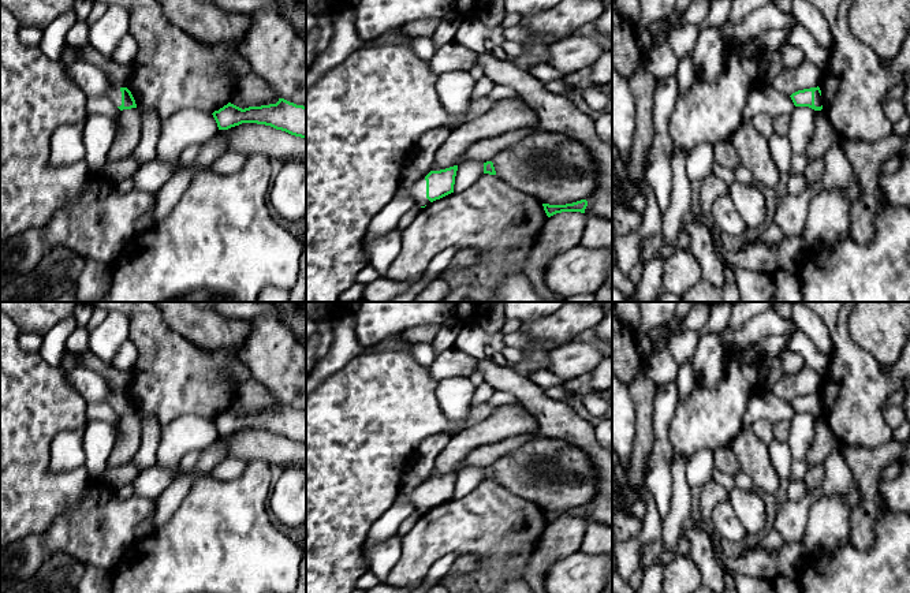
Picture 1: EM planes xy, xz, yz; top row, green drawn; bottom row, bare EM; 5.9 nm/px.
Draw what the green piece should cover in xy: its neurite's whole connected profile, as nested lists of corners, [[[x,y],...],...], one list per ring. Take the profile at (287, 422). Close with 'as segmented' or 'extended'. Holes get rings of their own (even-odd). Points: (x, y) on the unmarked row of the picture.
[[[279,404],[276,410],[245,415],[228,409],[212,421],[219,436],[228,436],[242,429],[257,429],[306,445],[306,413],[297,411],[284,404]]]; as segmented

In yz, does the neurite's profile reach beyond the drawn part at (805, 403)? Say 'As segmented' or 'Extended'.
Extended

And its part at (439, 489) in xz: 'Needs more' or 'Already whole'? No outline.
Needs more

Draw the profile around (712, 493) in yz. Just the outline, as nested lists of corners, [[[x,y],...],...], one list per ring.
[[[713,478],[706,481],[702,485],[701,497],[700,497],[700,516],[705,522],[711,522],[712,512],[715,507],[723,501],[730,500],[730,492],[720,486]]]

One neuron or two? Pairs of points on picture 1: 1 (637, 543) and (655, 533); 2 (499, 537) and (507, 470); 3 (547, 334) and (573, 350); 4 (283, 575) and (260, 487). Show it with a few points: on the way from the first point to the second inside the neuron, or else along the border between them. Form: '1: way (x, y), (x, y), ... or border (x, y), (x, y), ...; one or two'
1: way (641, 540), (651, 533); one
2: border (496, 480), (511, 492), (528, 498), (533, 503); two
3: border (573, 339), (555, 349); two
4: way (261, 554), (257, 549), (257, 508); one

